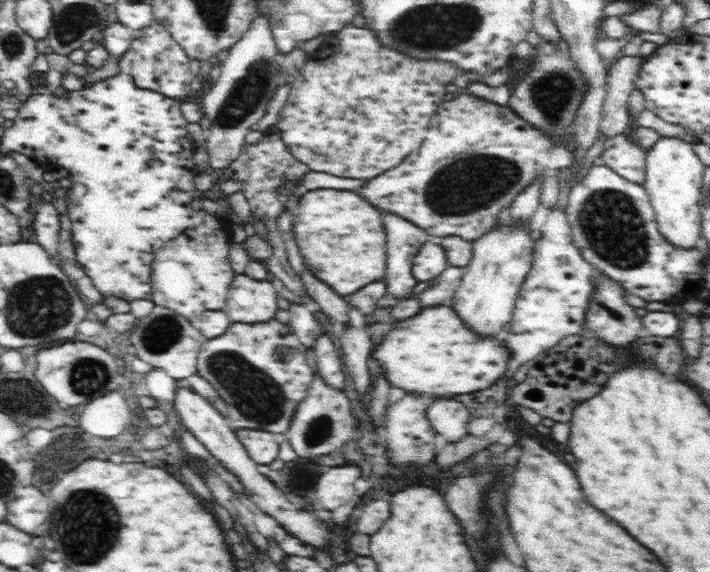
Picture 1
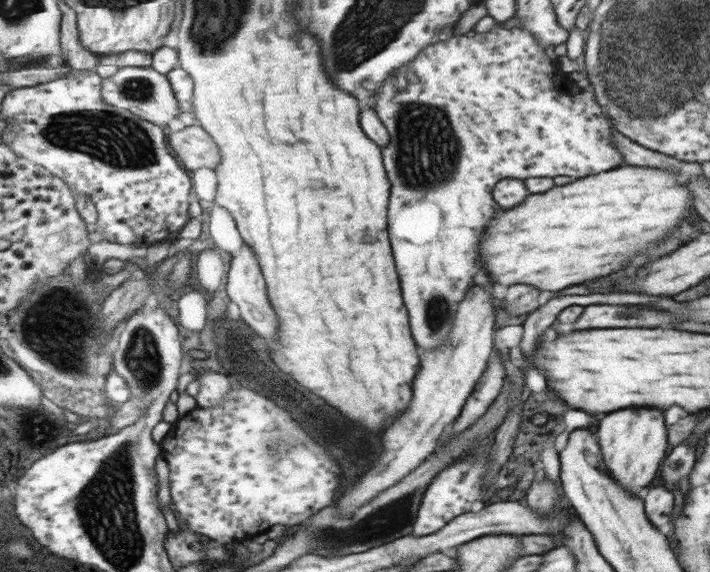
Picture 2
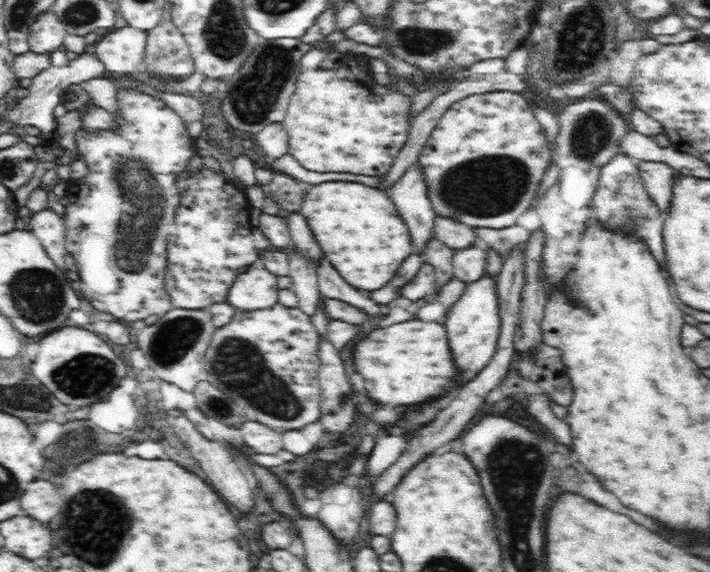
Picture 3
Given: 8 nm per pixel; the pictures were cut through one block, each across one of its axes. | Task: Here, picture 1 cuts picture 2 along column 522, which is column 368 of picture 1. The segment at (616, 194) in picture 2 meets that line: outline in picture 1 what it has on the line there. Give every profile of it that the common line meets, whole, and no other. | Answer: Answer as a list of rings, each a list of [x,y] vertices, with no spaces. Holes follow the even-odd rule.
[[[307,191],[296,202],[289,202],[287,210],[294,216],[294,236],[304,264],[340,297],[354,294],[368,282],[384,278],[386,236],[382,216],[378,208],[368,204],[356,191]]]

